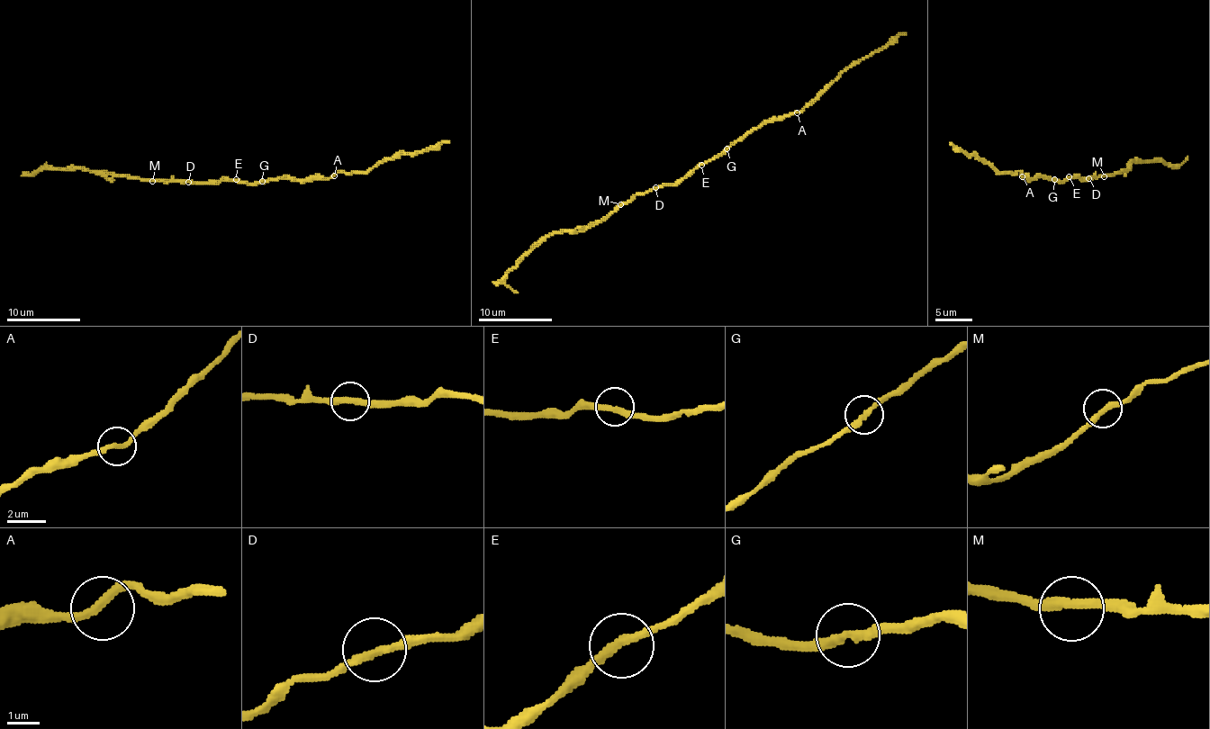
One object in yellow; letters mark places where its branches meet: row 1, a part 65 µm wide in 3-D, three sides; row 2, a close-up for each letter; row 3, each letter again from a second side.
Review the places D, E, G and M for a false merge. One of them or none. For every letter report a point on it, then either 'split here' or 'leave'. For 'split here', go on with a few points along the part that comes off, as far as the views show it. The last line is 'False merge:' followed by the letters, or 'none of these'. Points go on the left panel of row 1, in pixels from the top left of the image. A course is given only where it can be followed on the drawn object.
D: (188, 182) | leave
E: (236, 179) | leave
G: (262, 181) | leave
M: (152, 181) | leave
False merge: none of these

